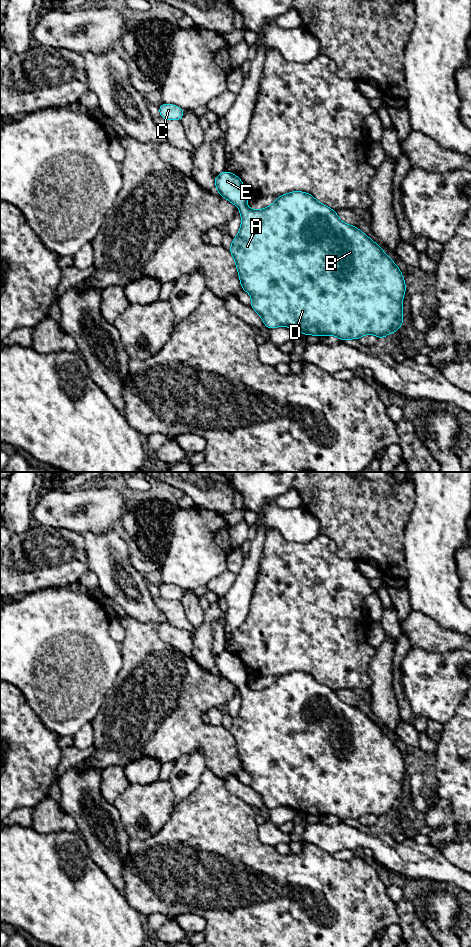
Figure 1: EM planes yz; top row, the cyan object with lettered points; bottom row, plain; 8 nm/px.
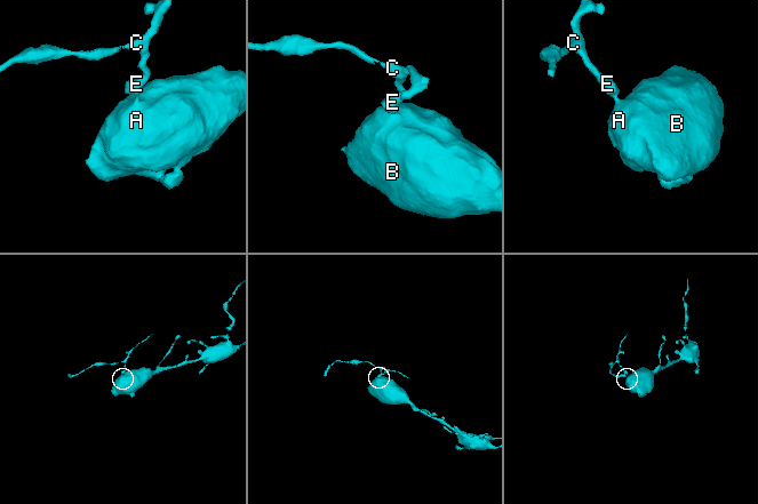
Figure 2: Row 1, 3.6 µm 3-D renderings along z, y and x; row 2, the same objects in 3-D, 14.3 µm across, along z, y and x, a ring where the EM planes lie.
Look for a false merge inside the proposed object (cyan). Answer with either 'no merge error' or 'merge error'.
no merge error

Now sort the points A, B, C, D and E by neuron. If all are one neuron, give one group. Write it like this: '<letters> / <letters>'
A B C D E

